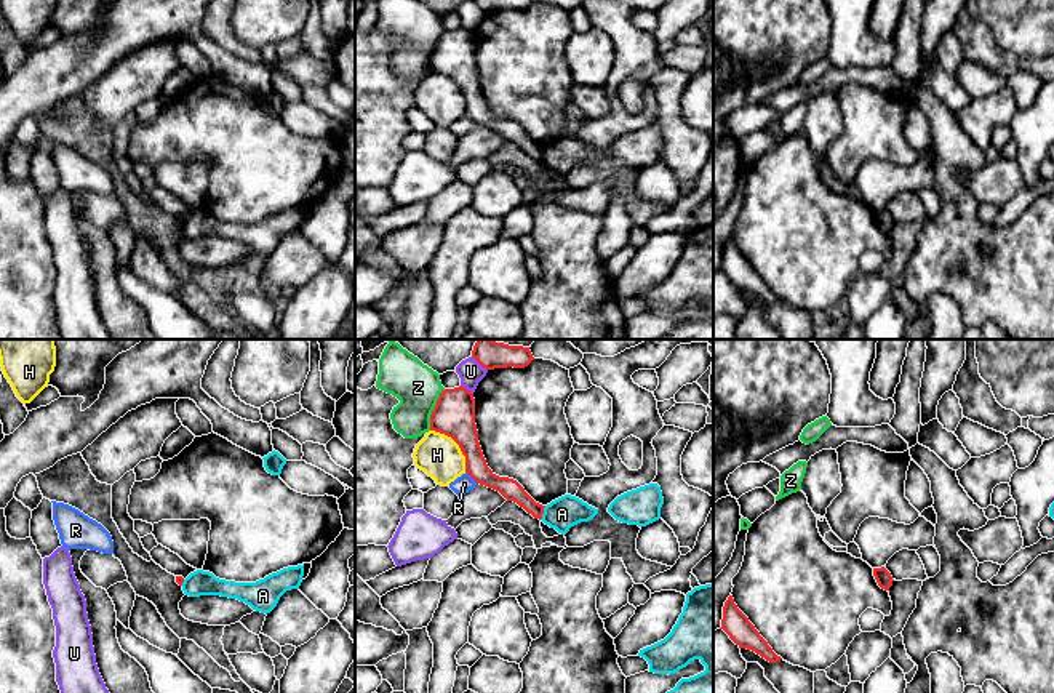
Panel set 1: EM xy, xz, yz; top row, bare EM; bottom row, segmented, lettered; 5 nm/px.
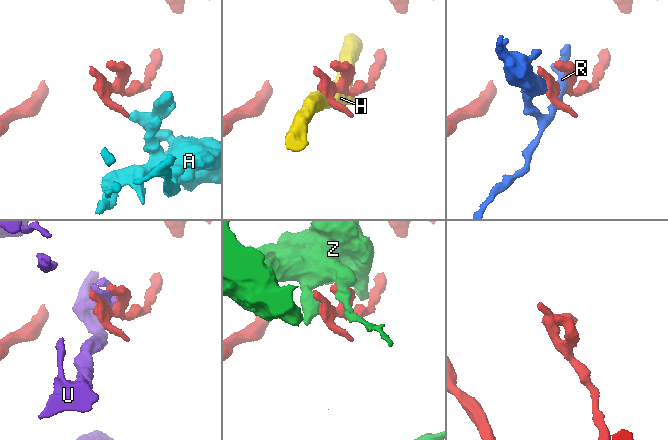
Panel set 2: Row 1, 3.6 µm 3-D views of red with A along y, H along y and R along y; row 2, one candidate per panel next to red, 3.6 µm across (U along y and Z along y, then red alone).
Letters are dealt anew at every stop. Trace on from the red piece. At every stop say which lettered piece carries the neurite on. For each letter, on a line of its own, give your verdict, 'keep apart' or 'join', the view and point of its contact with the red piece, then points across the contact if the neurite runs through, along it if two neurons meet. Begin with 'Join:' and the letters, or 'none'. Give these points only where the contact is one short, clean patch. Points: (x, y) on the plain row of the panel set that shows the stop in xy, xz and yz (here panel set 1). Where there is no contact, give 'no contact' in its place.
Join: none
A: keep apart | xz (542, 154) | along xz (546, 148), (539, 160)
H: keep apart | xz (458, 85)
R: keep apart | xz (472, 119)
U: keep apart | xz (466, 31)
Z: keep apart | xz (434, 52)

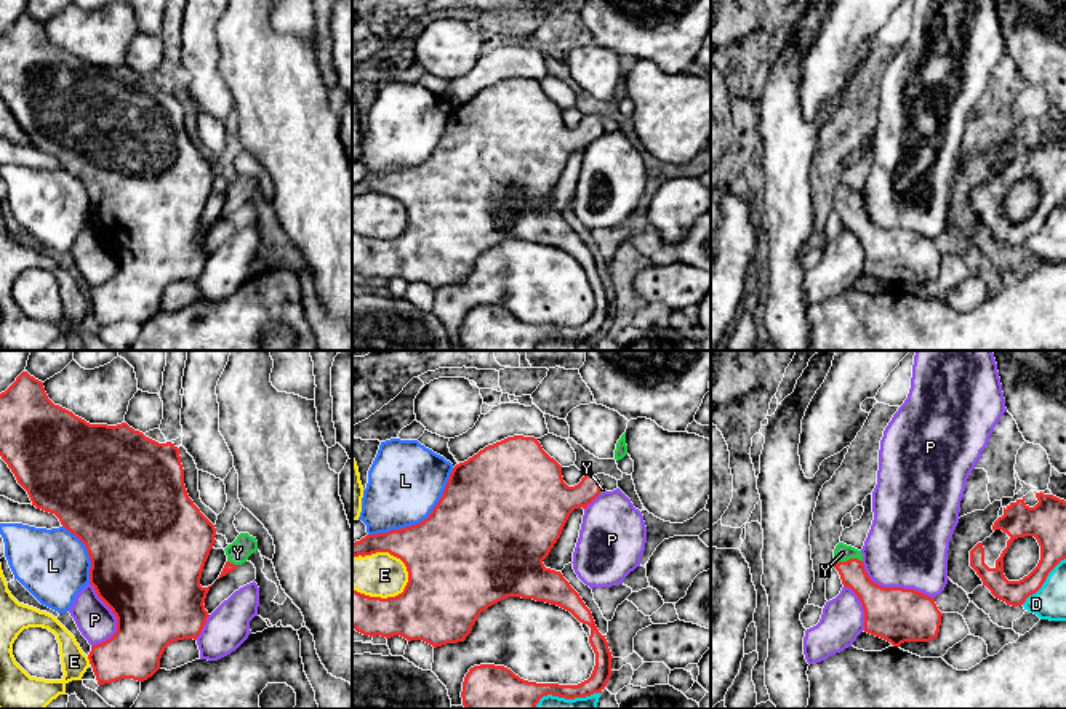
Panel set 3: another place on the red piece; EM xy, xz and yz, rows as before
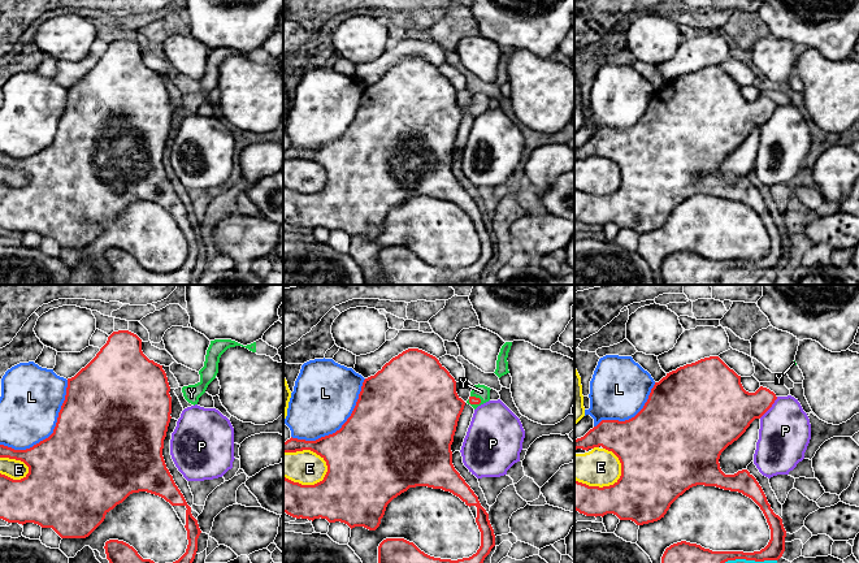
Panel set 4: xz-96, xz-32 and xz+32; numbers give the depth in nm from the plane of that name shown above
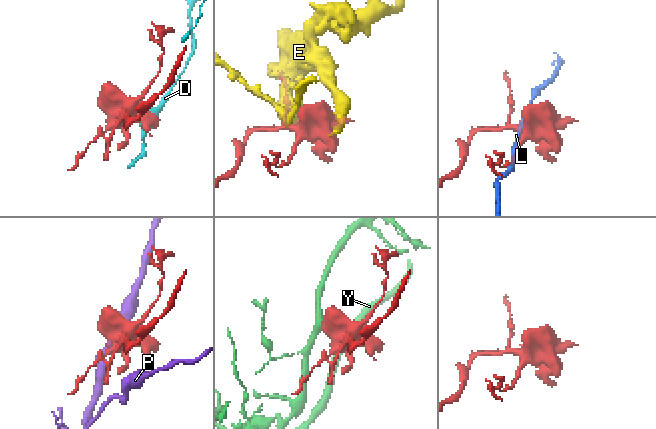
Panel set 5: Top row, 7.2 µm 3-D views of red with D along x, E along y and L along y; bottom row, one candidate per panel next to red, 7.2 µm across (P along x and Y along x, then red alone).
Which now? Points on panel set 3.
Join: Y
D: keep apart | yz (1044, 223)
E: keep apart | xz (392, 196)
L: keep apart | xz (423, 162)
P: keep apart | yz (895, 229)
Y: join | yz (849, 202) | across yz (876, 242), (852, 215), (849, 202), (842, 194)

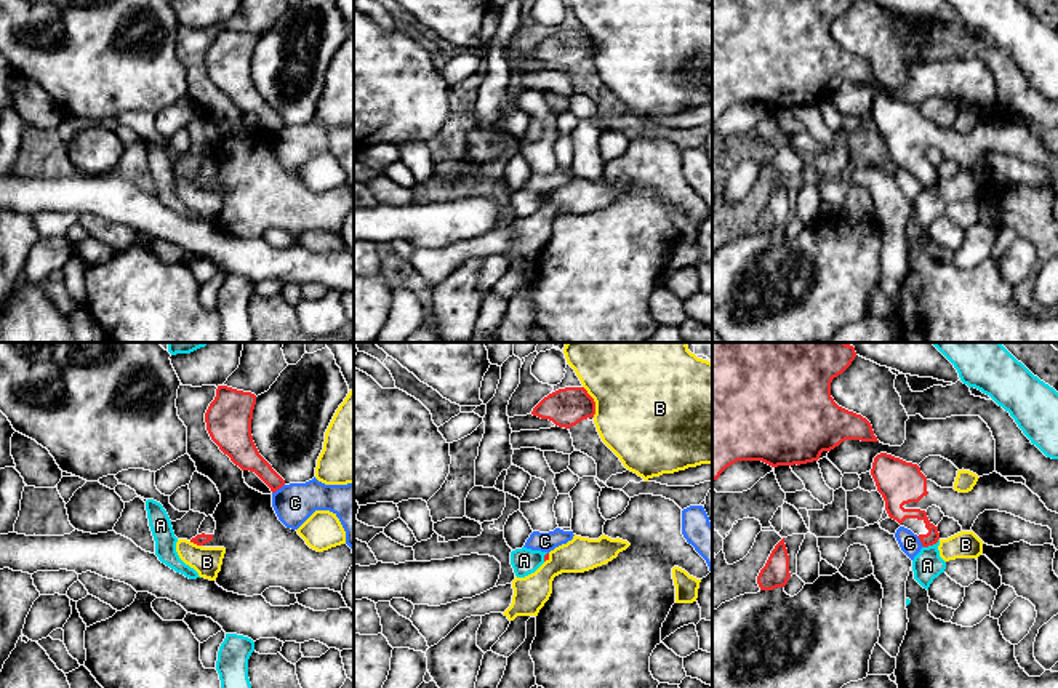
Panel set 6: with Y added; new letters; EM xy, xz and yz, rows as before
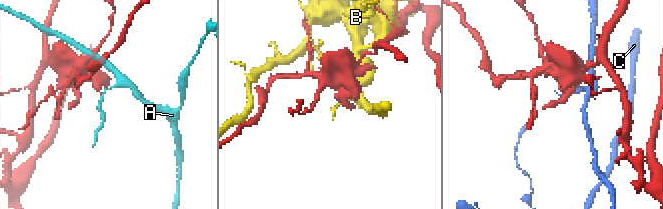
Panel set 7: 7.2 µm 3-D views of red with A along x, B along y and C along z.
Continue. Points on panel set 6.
Join: none
A: keep apart | yz (932, 186) | along yz (938, 180), (924, 189)
B: keep apart | xz (594, 44)
C: keep apart | xy (277, 130)

